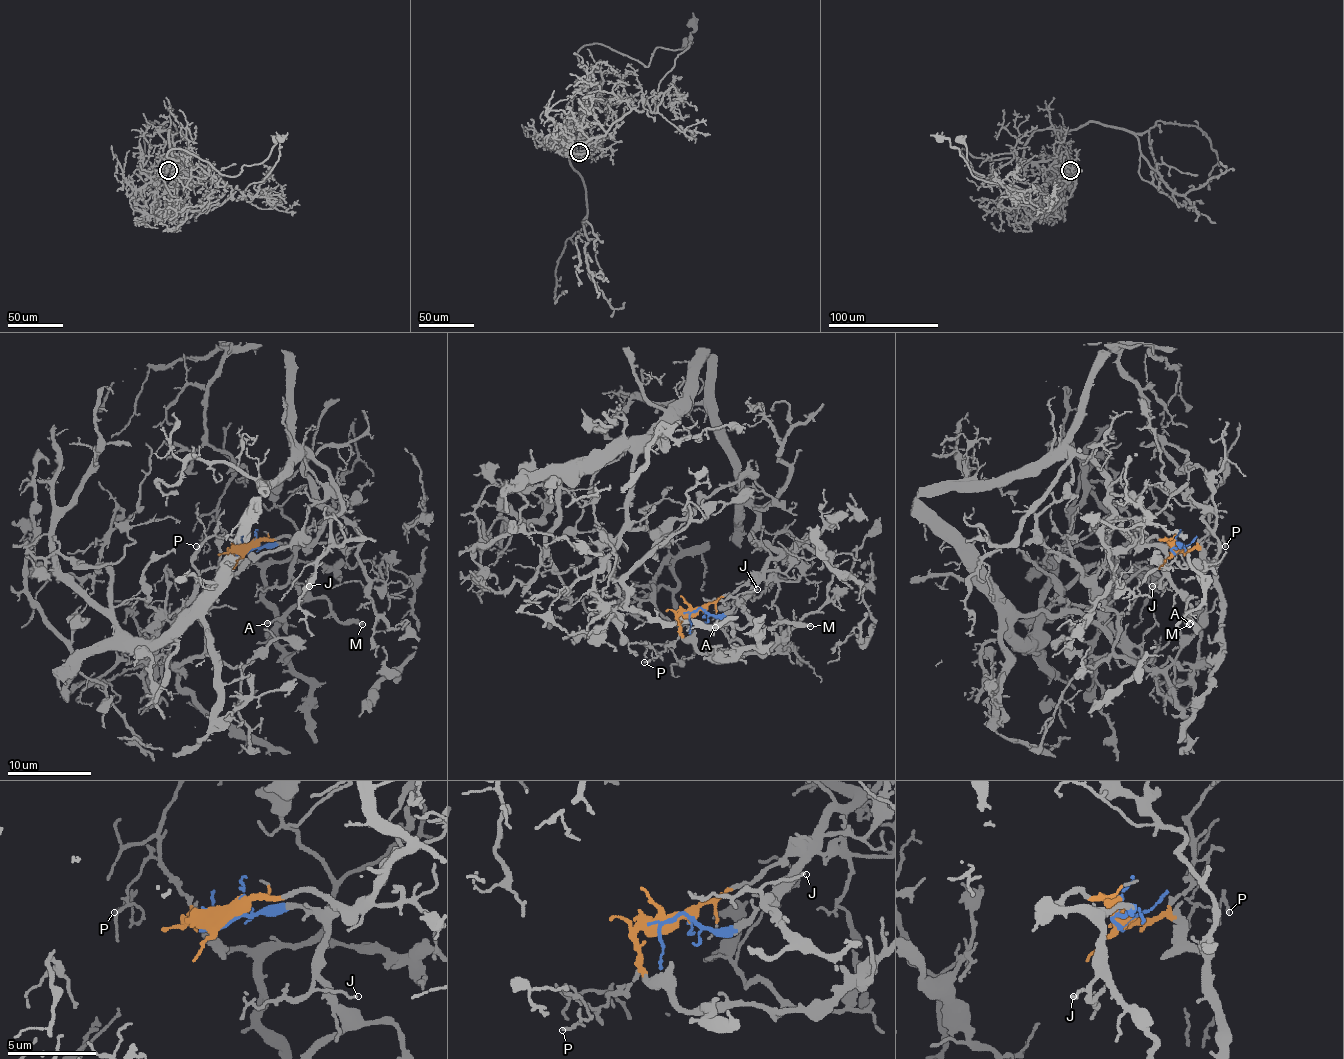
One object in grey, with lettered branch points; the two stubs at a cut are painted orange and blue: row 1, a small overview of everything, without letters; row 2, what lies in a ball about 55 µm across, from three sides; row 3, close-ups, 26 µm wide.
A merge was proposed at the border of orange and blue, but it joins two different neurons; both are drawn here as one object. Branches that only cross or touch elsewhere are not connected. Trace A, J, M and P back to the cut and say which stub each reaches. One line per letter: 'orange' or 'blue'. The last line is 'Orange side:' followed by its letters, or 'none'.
A: blue
J: blue
M: blue
P: orange
Orange side: P

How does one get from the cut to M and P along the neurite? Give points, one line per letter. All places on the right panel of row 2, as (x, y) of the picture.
M: (1175, 551), (1170, 549), (1179, 544), (1166, 549), (1168, 580), (1189, 599), (1185, 603), (1185, 620), (1189, 624)
P: (1175, 551), (1189, 551), (1212, 521), (1208, 540), (1218, 544), (1223, 542), (1225, 546)

